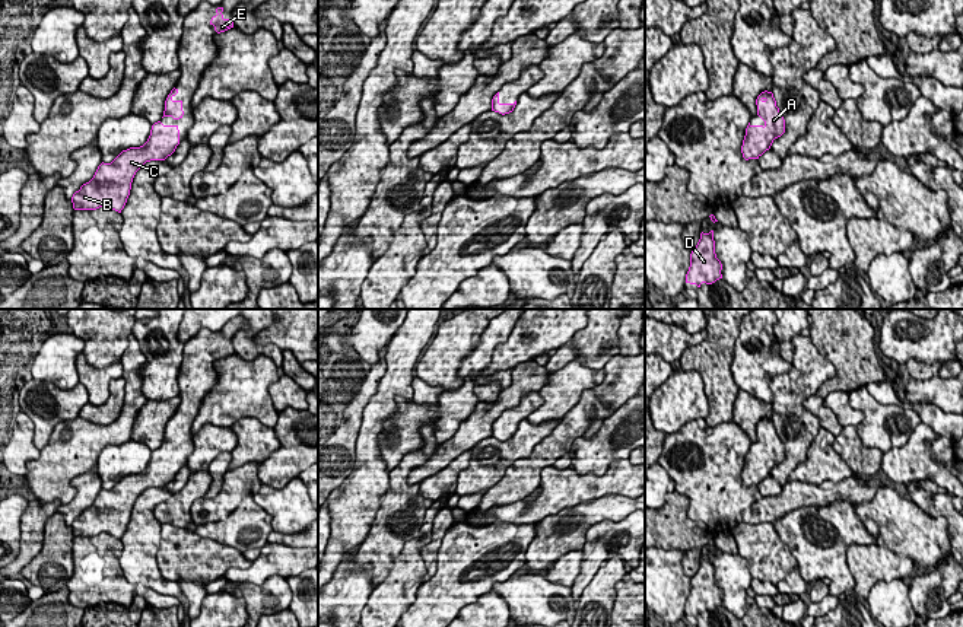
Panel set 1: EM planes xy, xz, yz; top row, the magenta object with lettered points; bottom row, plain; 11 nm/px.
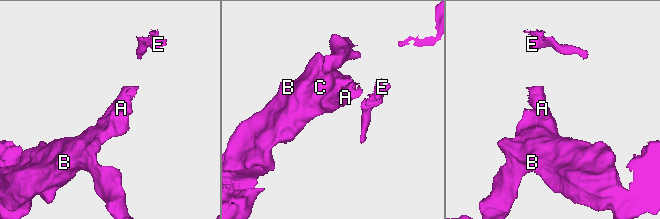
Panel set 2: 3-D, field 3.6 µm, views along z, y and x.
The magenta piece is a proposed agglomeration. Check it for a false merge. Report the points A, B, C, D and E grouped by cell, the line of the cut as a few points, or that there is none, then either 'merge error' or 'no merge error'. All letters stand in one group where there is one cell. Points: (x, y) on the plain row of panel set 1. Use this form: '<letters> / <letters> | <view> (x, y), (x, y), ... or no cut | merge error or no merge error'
A B C D E | no cut | no merge error

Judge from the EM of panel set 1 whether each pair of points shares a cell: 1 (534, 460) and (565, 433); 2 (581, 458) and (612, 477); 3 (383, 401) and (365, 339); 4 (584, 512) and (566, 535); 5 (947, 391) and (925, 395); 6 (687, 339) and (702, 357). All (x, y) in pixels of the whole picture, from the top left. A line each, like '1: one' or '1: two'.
1: one
2: two
3: two
4: one
5: one
6: two

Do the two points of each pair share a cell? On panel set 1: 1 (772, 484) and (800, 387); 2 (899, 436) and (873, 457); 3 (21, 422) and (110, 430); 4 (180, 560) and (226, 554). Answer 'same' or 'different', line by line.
1: different
2: different
3: different
4: same

